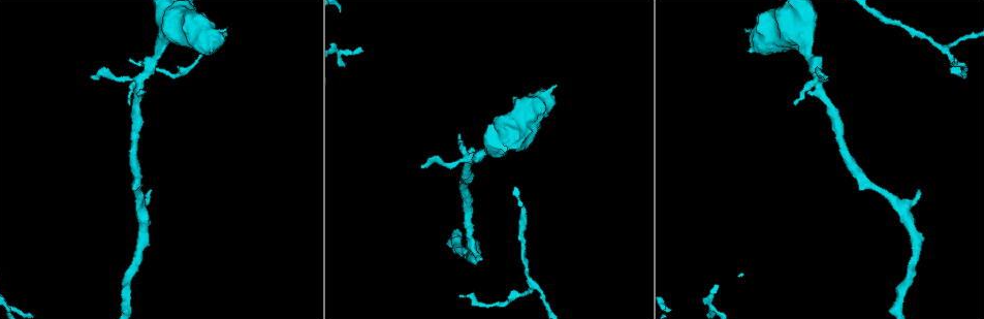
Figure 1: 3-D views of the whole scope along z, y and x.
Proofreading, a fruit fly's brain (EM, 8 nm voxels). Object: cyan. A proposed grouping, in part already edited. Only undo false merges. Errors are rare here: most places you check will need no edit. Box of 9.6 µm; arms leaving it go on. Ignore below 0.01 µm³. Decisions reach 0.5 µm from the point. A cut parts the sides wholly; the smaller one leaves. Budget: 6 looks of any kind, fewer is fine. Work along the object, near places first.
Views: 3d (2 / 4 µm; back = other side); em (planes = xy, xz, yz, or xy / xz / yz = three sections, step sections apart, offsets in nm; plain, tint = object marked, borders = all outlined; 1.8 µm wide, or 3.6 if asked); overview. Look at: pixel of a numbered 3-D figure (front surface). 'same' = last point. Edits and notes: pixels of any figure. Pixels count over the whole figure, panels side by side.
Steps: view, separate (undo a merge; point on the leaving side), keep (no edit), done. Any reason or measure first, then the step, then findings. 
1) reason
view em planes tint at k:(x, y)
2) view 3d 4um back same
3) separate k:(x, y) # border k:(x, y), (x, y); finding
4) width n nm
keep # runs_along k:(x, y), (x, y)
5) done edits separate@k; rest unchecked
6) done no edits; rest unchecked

branch point
view 3d 4um back at 1:(943, 47)

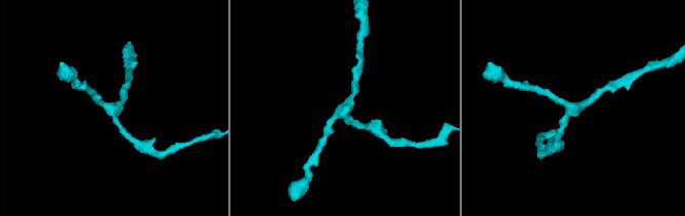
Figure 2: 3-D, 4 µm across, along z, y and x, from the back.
arms 3; shape alone is not enough
view em 3.6um planes tint at 2:(572, 109)

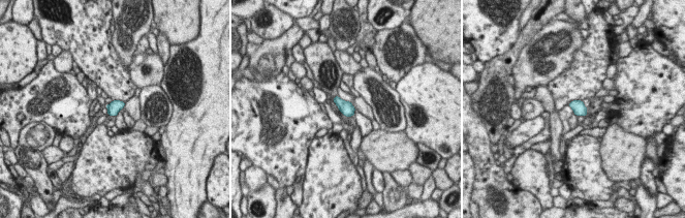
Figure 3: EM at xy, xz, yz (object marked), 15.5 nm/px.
width 200 nm
keep # continuous, no second cell

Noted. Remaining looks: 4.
three-way junction
view 3d 2um back at 1:(469, 158)

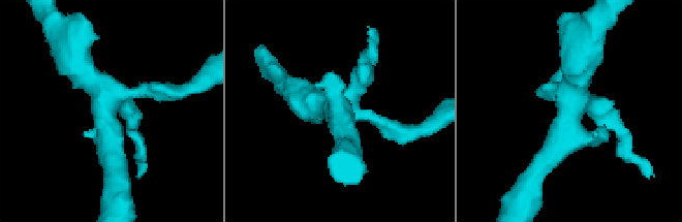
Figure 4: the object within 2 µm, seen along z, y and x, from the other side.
view em xy step 4 plain at 4:(577, 91)

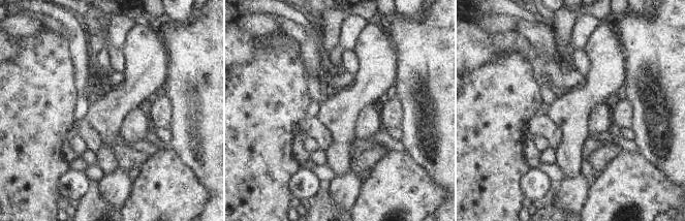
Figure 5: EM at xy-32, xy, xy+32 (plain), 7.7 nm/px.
view em xy step 4 tint same

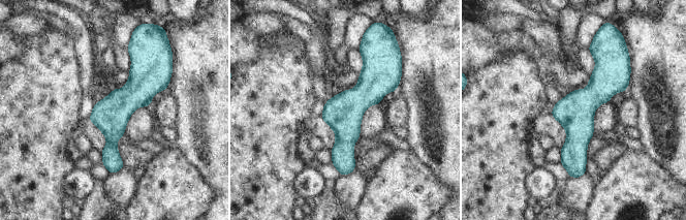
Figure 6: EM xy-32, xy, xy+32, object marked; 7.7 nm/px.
width 280 nm
keep # runs_along 6:(591, 49), (600, 88), (579, 110), (572, 170); one cell here

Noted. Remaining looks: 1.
done no edits; rest unchecked

